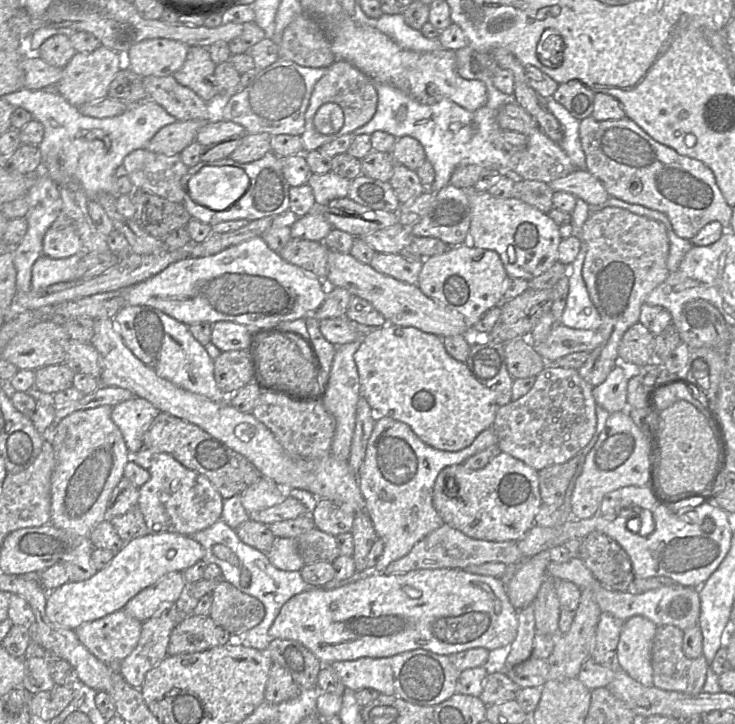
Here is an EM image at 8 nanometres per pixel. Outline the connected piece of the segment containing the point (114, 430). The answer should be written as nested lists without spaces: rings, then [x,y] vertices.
[[[103,405],[75,411],[60,421],[47,434],[50,438],[55,467],[51,477],[51,521],[57,528],[88,537],[107,517],[107,506],[112,491],[124,477],[124,468],[131,459],[119,428],[111,419],[113,406]]]

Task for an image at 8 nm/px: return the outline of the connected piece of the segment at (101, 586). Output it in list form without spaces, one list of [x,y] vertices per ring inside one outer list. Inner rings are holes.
[[[147,533],[125,543],[110,564],[98,570],[91,578],[73,582],[48,592],[46,615],[51,622],[75,630],[80,625],[102,618],[125,607],[129,600],[143,589],[156,583],[170,572],[183,572],[201,561],[204,548],[191,536],[178,533]]]

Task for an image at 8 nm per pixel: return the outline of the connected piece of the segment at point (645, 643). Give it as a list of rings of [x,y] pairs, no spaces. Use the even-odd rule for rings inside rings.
[[[634,616],[624,621],[616,649],[616,668],[622,669],[640,684],[653,686],[652,647],[657,625],[646,617]]]

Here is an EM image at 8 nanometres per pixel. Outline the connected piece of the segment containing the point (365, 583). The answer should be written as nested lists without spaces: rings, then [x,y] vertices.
[[[421,569],[384,575],[370,572],[367,576],[339,588],[309,587],[291,597],[273,621],[269,635],[274,639],[294,640],[308,648],[324,666],[335,661],[363,657],[390,657],[415,649],[439,655],[453,655],[482,647],[492,653],[492,661],[514,641],[518,628],[518,610],[511,604],[504,580],[473,574],[465,569]]]

